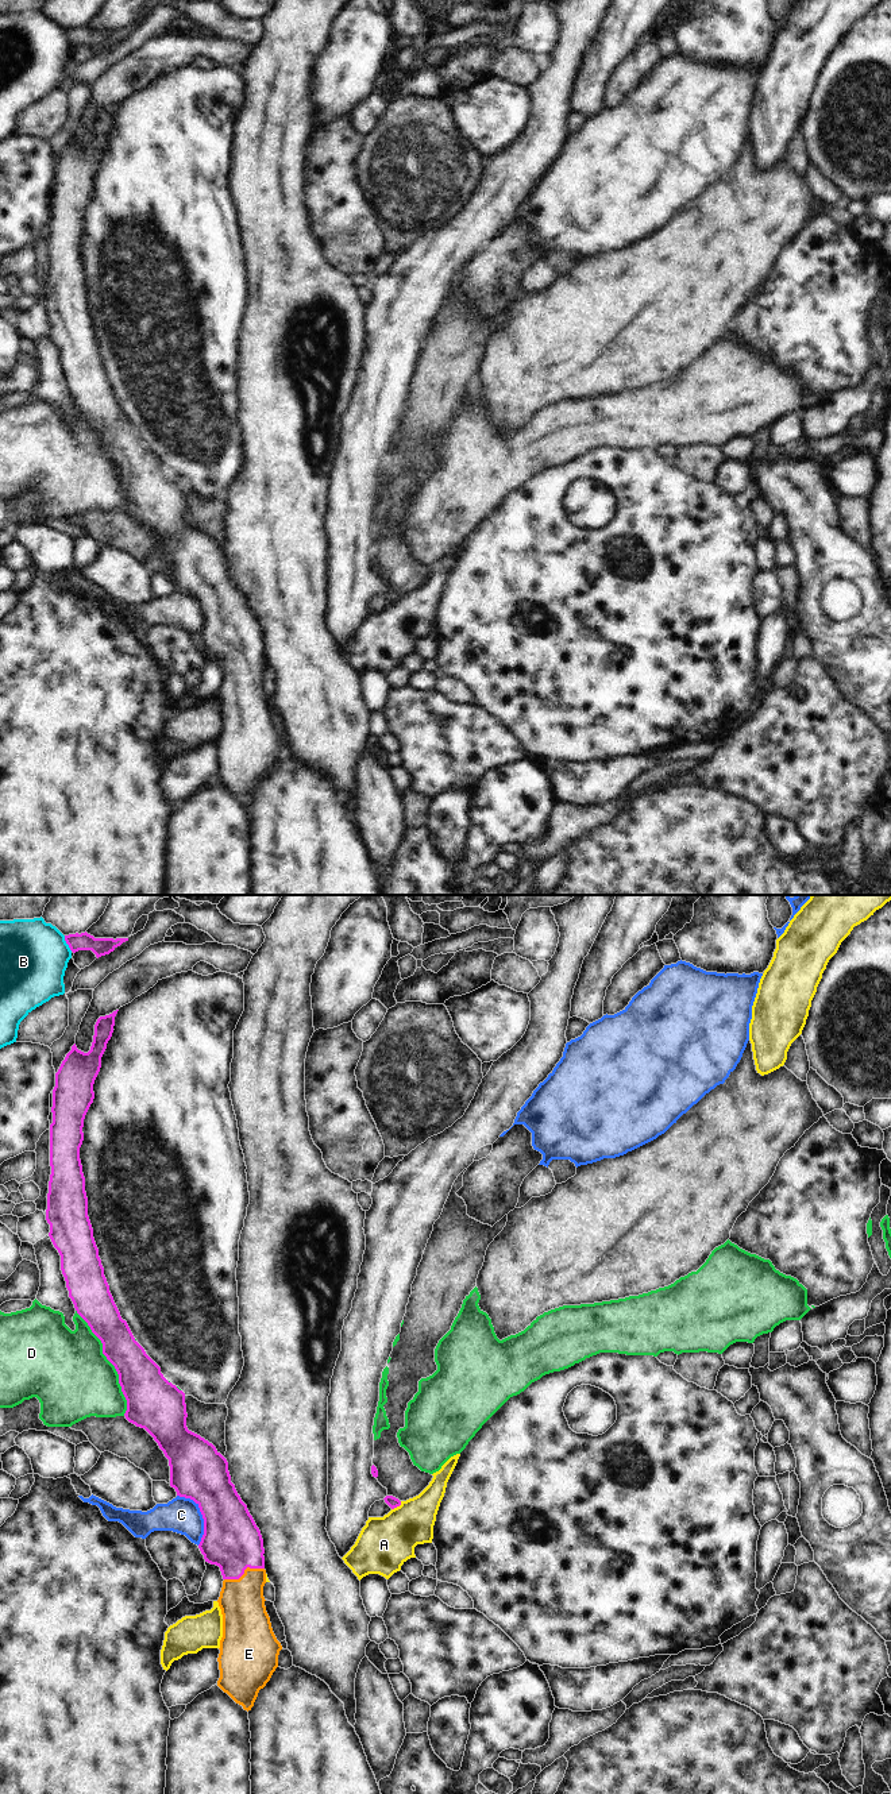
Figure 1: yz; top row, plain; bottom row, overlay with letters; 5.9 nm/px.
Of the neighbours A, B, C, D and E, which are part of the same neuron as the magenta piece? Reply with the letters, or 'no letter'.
E

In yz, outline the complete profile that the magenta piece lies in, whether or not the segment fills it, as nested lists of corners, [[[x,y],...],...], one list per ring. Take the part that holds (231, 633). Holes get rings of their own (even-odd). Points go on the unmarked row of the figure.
[[[117,104],[100,109],[94,117],[90,143],[84,146],[74,136],[55,166],[53,216],[50,217],[51,267],[46,302],[46,313],[50,317],[49,329],[61,348],[61,363],[77,406],[101,433],[103,447],[119,467],[119,477],[127,493],[126,512],[144,521],[158,536],[169,552],[170,579],[176,582],[177,589],[193,593],[200,601],[204,628],[198,641],[205,655],[220,660],[224,672],[217,692],[223,707],[217,779],[248,805],[259,783],[266,779],[278,760],[278,748],[282,742],[265,699],[263,632],[247,598],[231,575],[227,552],[212,536],[188,522],[185,486],[163,470],[161,460],[146,447],[135,433],[127,414],[122,412],[104,369],[88,309],[85,270],[80,252],[80,240],[84,234],[82,220],[94,192],[93,177],[113,126]]]

